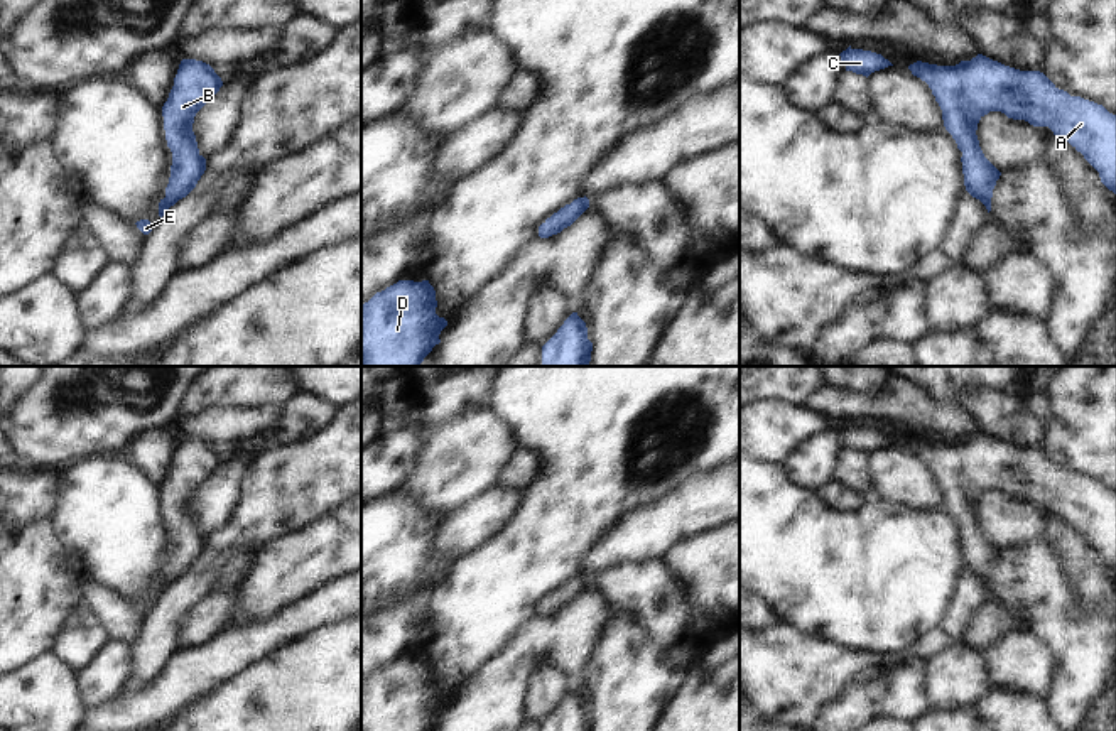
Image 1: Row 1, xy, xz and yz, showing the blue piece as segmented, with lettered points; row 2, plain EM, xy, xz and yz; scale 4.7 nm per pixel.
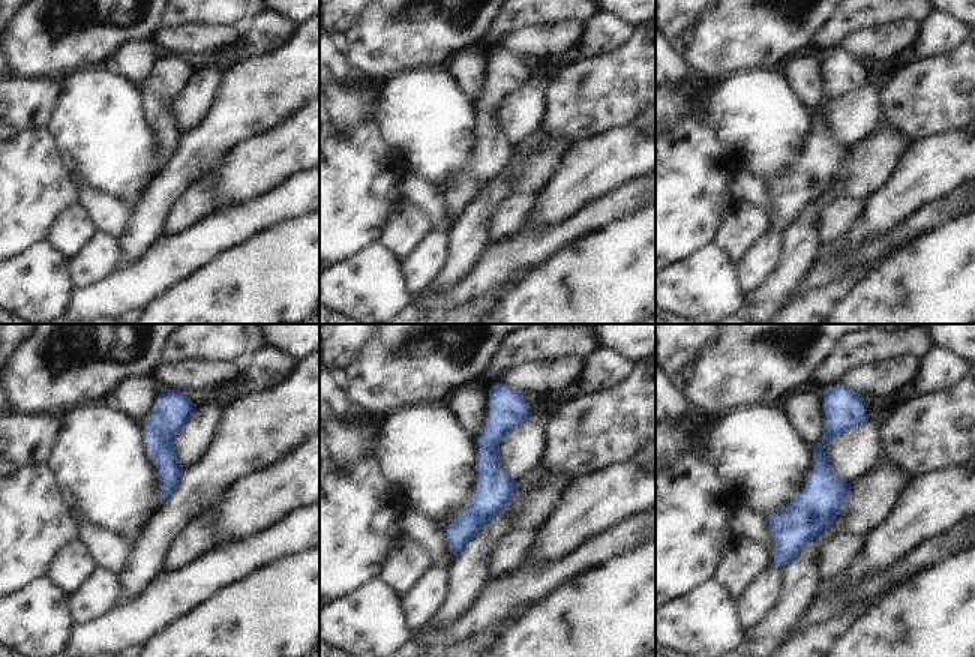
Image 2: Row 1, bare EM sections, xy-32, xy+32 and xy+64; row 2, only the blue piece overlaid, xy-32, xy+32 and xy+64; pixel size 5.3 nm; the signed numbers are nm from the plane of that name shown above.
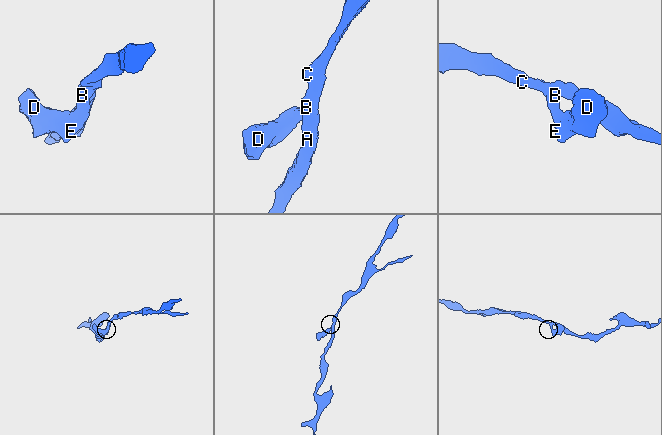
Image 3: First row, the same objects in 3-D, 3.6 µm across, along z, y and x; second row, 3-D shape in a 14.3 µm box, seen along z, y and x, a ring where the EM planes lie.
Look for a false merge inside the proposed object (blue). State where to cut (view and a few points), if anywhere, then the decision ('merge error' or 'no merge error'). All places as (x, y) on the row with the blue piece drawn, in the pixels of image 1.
cut none; no merge error

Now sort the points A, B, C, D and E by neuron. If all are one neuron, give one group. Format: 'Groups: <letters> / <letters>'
Groups: A B C D E.

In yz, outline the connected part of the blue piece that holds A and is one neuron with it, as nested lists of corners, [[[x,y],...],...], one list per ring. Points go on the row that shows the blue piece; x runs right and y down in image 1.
[[[978,54],[956,66],[937,66],[917,61],[908,66],[913,76],[929,84],[942,110],[945,130],[962,152],[962,174],[966,191],[979,199],[988,213],[1001,172],[984,157],[976,135],[979,120],[989,111],[1001,111],[1008,118],[1025,120],[1033,127],[1048,127],[1057,138],[1067,140],[1099,172],[1101,182],[1116,194],[1116,115],[1102,105],[1070,96],[1059,89],[1040,71],[1020,71]]]

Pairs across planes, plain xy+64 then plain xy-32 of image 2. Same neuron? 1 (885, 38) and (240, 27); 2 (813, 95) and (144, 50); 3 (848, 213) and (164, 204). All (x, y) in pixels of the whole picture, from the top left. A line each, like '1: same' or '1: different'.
1: different
2: same
3: different

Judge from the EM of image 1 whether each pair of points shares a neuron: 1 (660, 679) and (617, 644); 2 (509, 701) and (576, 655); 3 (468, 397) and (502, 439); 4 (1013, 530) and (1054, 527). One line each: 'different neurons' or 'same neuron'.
1: same neuron
2: same neuron
3: different neurons
4: different neurons

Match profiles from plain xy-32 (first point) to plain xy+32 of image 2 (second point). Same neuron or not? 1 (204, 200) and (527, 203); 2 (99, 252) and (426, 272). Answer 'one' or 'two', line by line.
1: one
2: one

